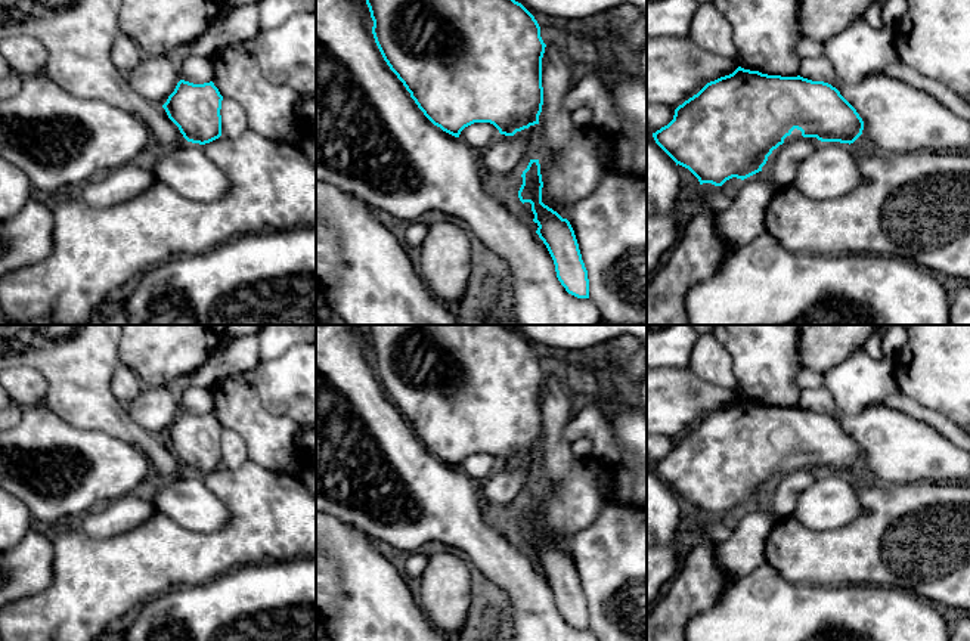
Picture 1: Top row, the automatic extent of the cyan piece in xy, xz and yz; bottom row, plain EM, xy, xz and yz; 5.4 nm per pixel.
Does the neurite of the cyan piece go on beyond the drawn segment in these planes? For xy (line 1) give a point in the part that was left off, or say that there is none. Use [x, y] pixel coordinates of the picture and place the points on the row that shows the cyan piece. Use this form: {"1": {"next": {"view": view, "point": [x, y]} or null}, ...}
{"1": {"next": null}}

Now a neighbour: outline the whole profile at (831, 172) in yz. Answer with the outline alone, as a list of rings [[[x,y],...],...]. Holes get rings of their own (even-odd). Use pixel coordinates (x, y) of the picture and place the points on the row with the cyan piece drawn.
[[[822,142],[797,170],[791,185],[809,199],[834,199],[852,192],[861,173],[849,143]]]

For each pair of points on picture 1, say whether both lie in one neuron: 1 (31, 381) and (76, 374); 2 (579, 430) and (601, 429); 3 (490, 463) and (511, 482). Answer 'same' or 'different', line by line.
1: different
2: same
3: different

